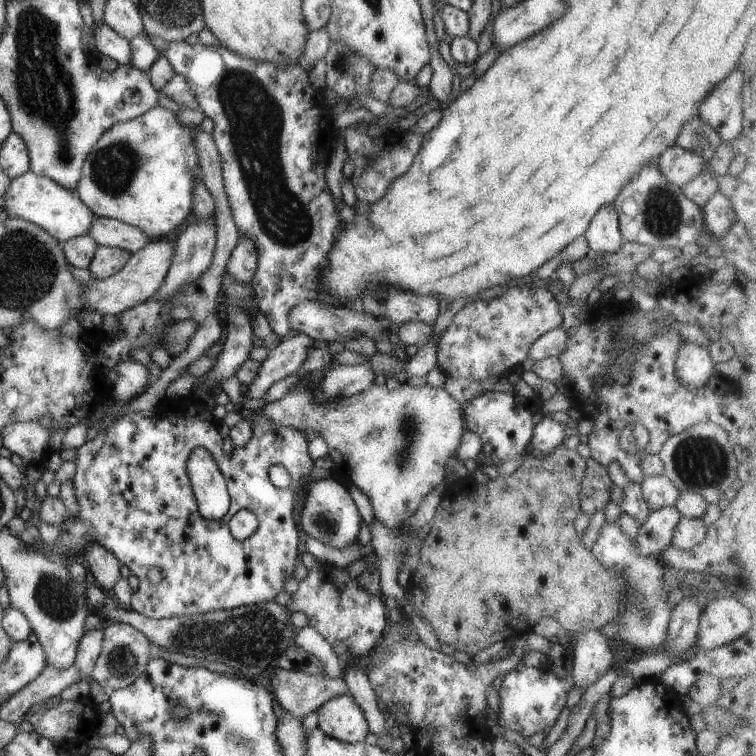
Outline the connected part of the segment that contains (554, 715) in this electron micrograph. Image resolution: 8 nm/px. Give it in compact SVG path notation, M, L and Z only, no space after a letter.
M524 661L503 674L503 681L498 690L499 724L508 730L514 730L528 740L536 732L550 732L556 724L564 708L567 697L573 687L573 678L558 678L554 672L538 670L534 664L528 665Z

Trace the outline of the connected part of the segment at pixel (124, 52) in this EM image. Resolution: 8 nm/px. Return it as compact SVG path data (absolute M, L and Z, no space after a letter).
M95 22L91 29L94 34L94 44L96 44L96 54L107 56L116 60L119 65L130 65L132 60L132 48L130 41L120 36L112 30L106 23L98 24Z

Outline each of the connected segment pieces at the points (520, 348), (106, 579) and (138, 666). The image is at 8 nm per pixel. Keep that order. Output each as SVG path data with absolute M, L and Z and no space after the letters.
M513 286L494 298L472 300L453 318L443 332L437 363L447 378L484 380L507 375L528 358L530 347L546 332L558 328L563 316L558 299L548 288Z
M97 543L92 544L92 547L84 554L84 560L91 580L104 592L112 593L116 582L121 577L121 565L118 560Z
M116 621L106 622L102 650L89 678L109 692L130 686L150 662L150 643L148 636L134 626Z

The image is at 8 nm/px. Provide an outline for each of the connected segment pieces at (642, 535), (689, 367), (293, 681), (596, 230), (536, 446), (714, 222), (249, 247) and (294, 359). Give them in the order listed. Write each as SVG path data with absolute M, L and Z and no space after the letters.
M675 506L651 510L646 522L641 524L636 541L636 552L642 556L659 556L660 552L671 545L674 528L681 519Z
M686 341L677 352L676 378L688 390L704 388L708 378L718 370L719 367L713 362L709 348L702 344Z
M279 667L271 673L266 685L284 710L301 719L331 698L350 694L343 678L333 679L322 674L312 676Z
M614 204L602 206L592 218L584 238L593 255L613 253L623 246L619 216Z
M543 415L543 419L534 426L530 452L536 455L549 455L562 446L565 441L564 424L552 420L550 416Z
M720 190L716 191L716 194L702 209L707 230L720 240L722 240L722 236L726 236L726 232L730 232L730 226L737 221L737 214L732 202Z
M241 236L228 258L225 268L226 274L232 276L240 284L251 284L257 268L258 252L256 252L256 244L250 238Z
M293 333L288 340L281 340L263 360L258 376L243 389L244 399L261 399L272 384L296 371L314 348L313 338L304 333Z

